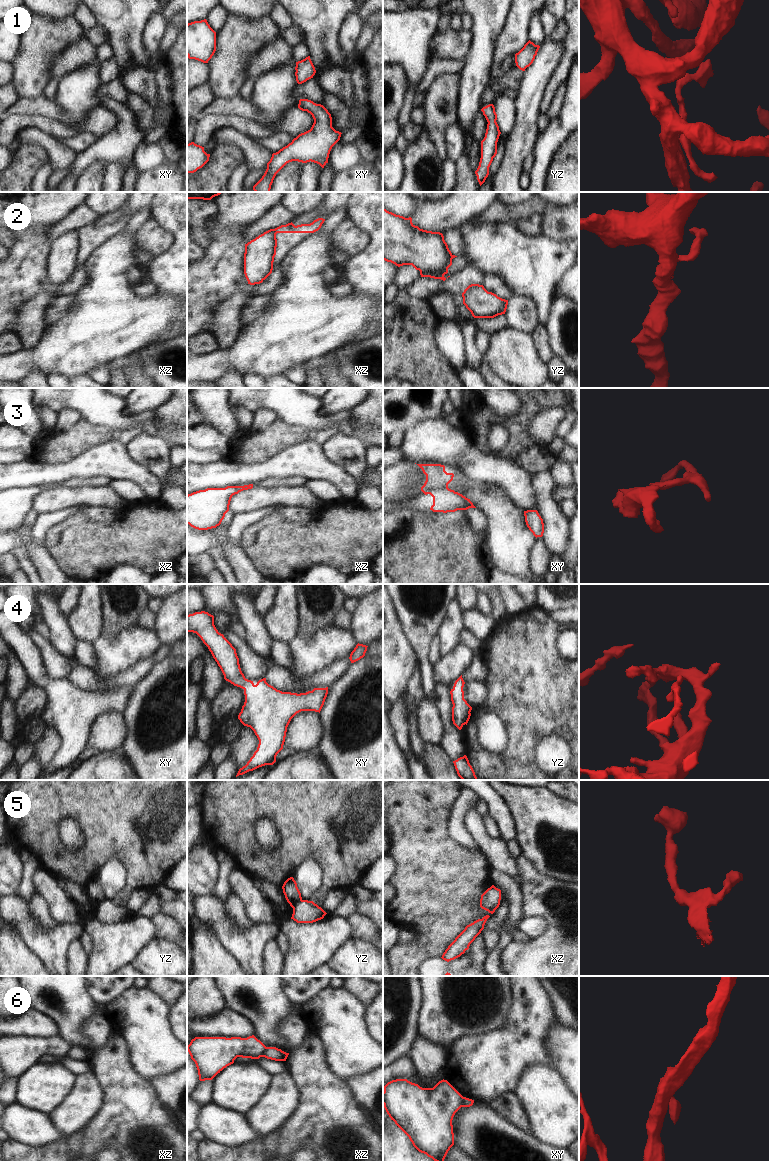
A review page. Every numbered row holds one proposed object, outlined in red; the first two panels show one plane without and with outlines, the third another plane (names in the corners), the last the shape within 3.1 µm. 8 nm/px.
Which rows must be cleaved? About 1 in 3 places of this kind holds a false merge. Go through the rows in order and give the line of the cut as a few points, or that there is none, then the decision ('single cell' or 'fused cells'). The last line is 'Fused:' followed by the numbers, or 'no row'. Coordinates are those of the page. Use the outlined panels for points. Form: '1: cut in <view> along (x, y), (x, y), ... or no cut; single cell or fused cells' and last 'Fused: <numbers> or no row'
1: no cut; single cell
2: cut in yz along (447, 268), (438, 273), (420, 272); fused cells
3: cut in xy along (447, 486), (424, 493); fused cells
4: no cut; single cell
5: cut in yz along (301, 898), (292, 907); fused cells
6: cut in xz along (268, 1047), (262, 1056); fused cells
Fused: 2, 3, 5, 6

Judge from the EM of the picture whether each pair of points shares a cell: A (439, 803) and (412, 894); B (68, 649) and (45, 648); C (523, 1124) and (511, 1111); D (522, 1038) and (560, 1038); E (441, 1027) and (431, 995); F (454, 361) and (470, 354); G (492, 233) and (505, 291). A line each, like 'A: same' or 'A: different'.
A: same
B: different
C: same
D: different
E: same
F: different
G: different

